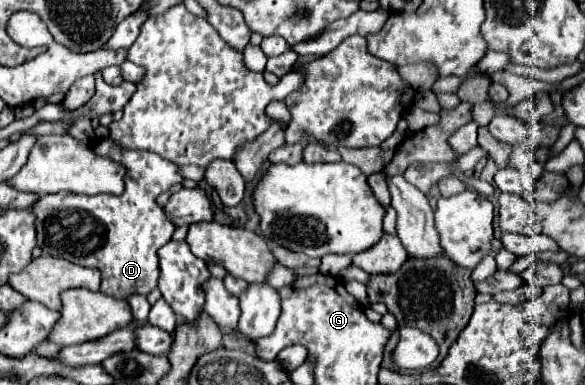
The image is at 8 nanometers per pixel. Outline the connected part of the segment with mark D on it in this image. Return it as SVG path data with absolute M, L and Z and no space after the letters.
M95 140L93 150L99 156L107 156L113 160L119 160L127 168L125 176L125 192L121 196L113 194L69 194L69 192L57 192L57 194L43 194L31 210L37 216L37 246L43 250L43 254L51 254L57 258L65 258L73 264L81 264L87 268L101 270L101 292L107 296L113 296L117 300L129 300L133 294L147 296L151 290L157 288L159 278L159 258L157 250L165 246L171 240L171 234L175 226L165 218L163 210L157 206L155 198L161 192L167 192L169 186L183 182L183 176L179 174L179 166L171 164L169 160L163 160L161 156L155 156L153 152L129 152L121 150L119 146L111 144L111 140Z

